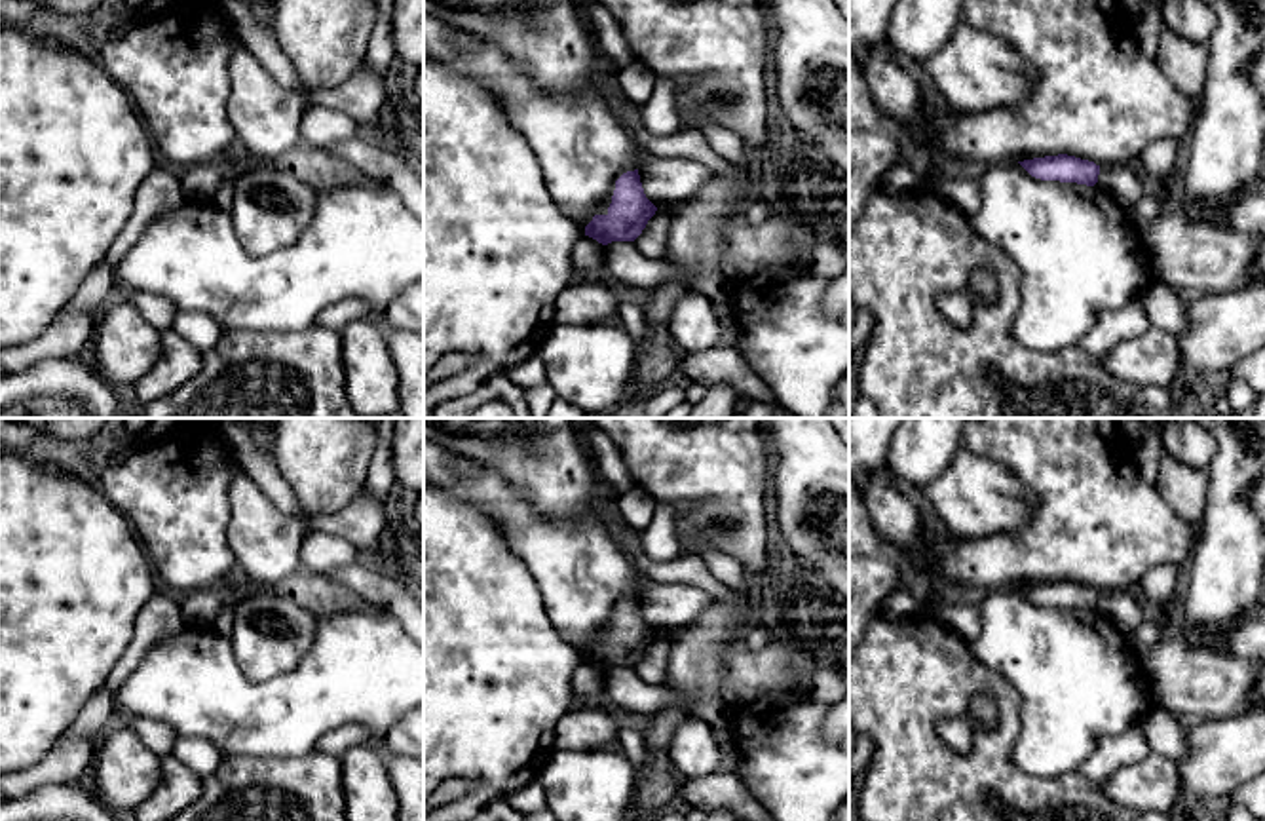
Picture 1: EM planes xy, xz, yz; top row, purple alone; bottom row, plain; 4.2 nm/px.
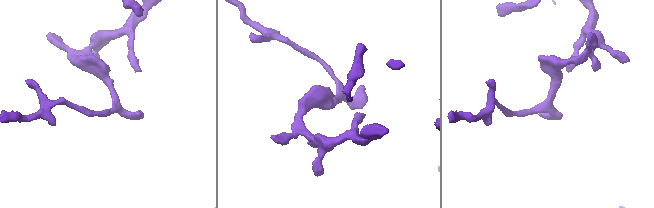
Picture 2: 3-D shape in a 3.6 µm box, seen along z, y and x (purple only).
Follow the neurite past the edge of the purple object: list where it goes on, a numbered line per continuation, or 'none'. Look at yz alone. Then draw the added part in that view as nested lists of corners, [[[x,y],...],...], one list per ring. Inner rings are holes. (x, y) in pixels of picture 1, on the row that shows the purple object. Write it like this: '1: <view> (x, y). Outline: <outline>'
none

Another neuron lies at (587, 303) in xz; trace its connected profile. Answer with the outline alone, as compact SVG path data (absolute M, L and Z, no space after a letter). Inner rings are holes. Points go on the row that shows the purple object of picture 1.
M598 281L570 283L557 298L555 325L617 321L621 298Z

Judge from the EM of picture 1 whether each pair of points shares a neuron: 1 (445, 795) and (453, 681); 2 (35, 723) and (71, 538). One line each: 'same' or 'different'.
1: different
2: same

